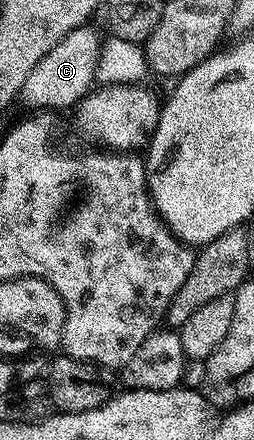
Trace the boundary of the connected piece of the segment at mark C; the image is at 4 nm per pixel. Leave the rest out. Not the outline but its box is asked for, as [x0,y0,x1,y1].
[22,24,102,112]

